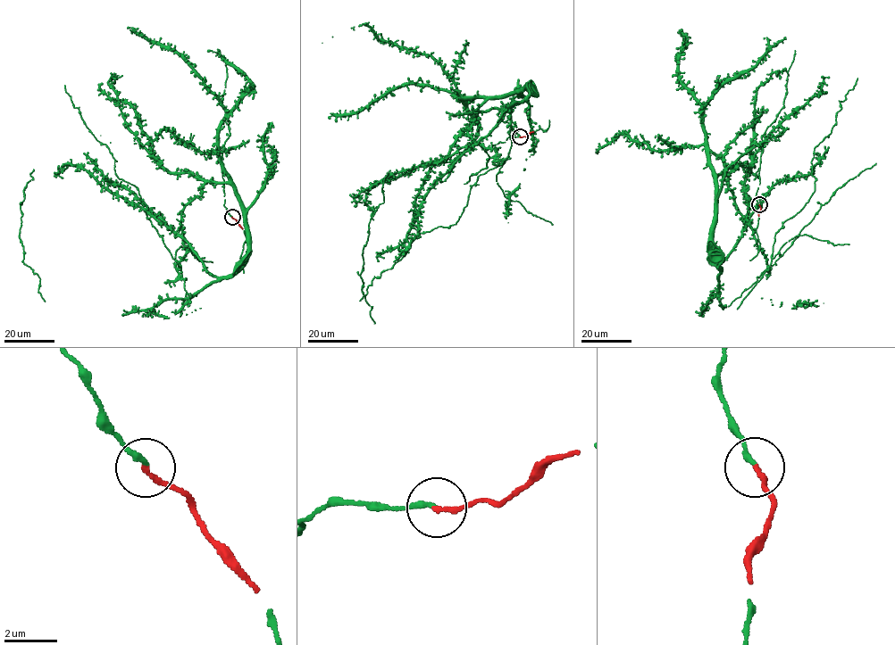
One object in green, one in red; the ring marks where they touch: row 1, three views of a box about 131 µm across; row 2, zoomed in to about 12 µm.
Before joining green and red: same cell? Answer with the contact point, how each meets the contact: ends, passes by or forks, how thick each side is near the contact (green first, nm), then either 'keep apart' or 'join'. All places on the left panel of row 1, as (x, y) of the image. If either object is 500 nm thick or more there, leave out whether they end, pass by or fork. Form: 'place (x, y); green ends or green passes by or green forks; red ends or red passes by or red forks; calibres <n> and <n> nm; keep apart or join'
place (232, 217); green ends; red ends; calibres 200 and 180 nm; join

